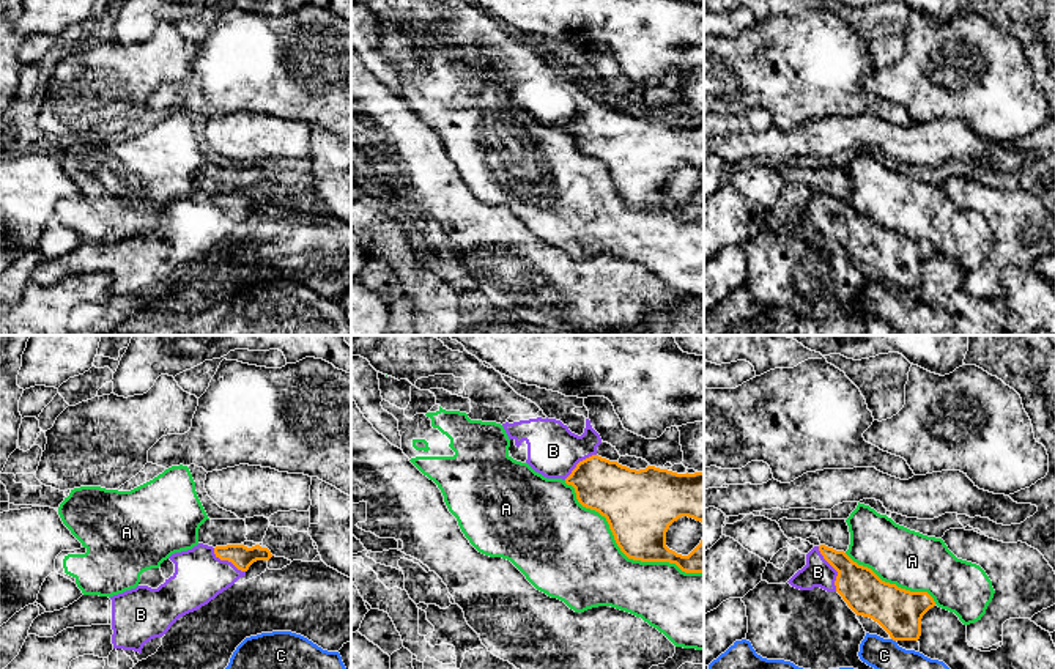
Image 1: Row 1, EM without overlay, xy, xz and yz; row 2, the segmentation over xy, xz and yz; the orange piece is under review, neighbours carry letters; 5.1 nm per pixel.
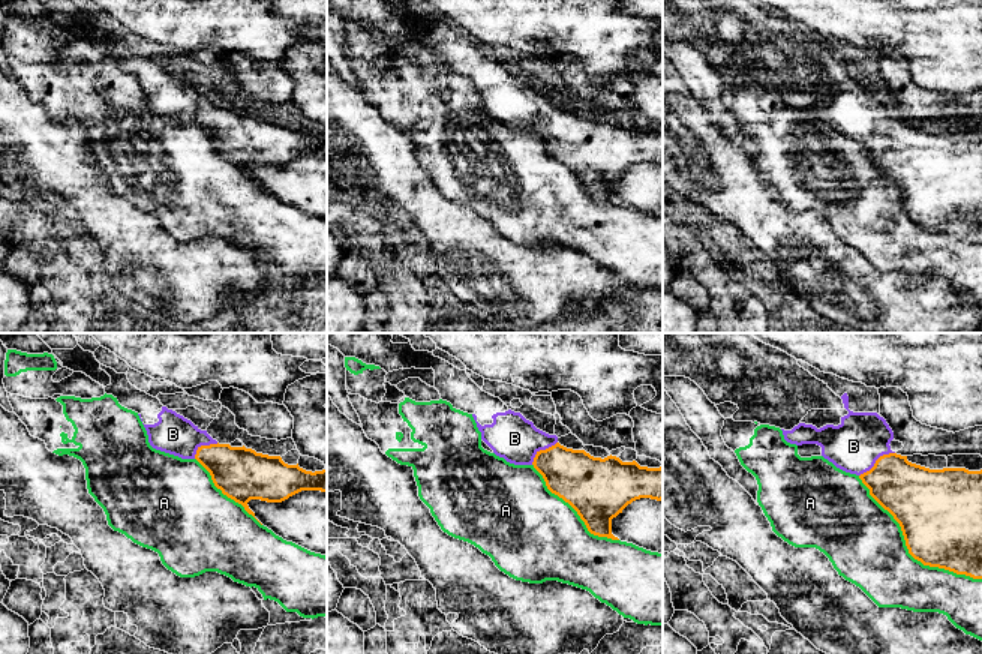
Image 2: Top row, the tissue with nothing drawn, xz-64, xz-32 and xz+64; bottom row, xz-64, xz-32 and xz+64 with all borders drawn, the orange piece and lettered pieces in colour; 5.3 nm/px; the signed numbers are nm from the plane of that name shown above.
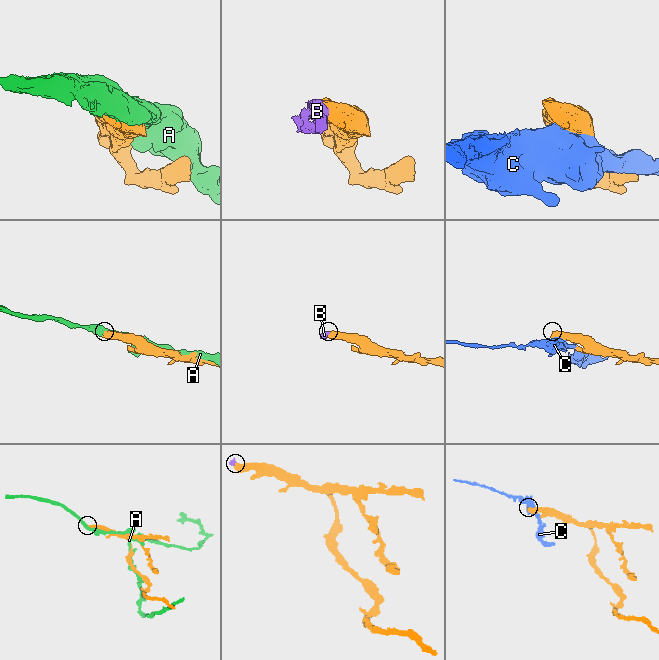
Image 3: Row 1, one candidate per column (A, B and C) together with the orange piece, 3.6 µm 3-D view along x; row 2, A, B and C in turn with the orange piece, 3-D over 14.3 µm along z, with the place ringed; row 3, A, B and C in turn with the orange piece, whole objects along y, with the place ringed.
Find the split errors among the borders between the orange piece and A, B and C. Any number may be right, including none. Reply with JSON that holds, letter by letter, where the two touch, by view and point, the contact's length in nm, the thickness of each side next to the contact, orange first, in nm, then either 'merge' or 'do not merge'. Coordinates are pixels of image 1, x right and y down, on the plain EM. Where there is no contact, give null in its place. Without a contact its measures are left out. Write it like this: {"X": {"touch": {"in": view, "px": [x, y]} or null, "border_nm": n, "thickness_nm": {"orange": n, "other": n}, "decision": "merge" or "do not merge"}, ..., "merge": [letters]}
{"A": {"touch": {"in": "xz", "px": [622, 199]}, "border_nm": 850, "thickness_nm": {"orange": 360, "other": 460}, "decision": "do not merge"}, "B": {"touch": {"in": "yz", "px": [833, 214]}, "border_nm": 260, "thickness_nm": {"orange": 220, "other": 150}, "decision": "merge"}, "C": {"touch": {"in": "yz", "px": [893, 287]}, "border_nm": 30, "thickness_nm": {"orange": 240, "other": 260}, "decision": "do not merge"}, "merge": ["B"]}

